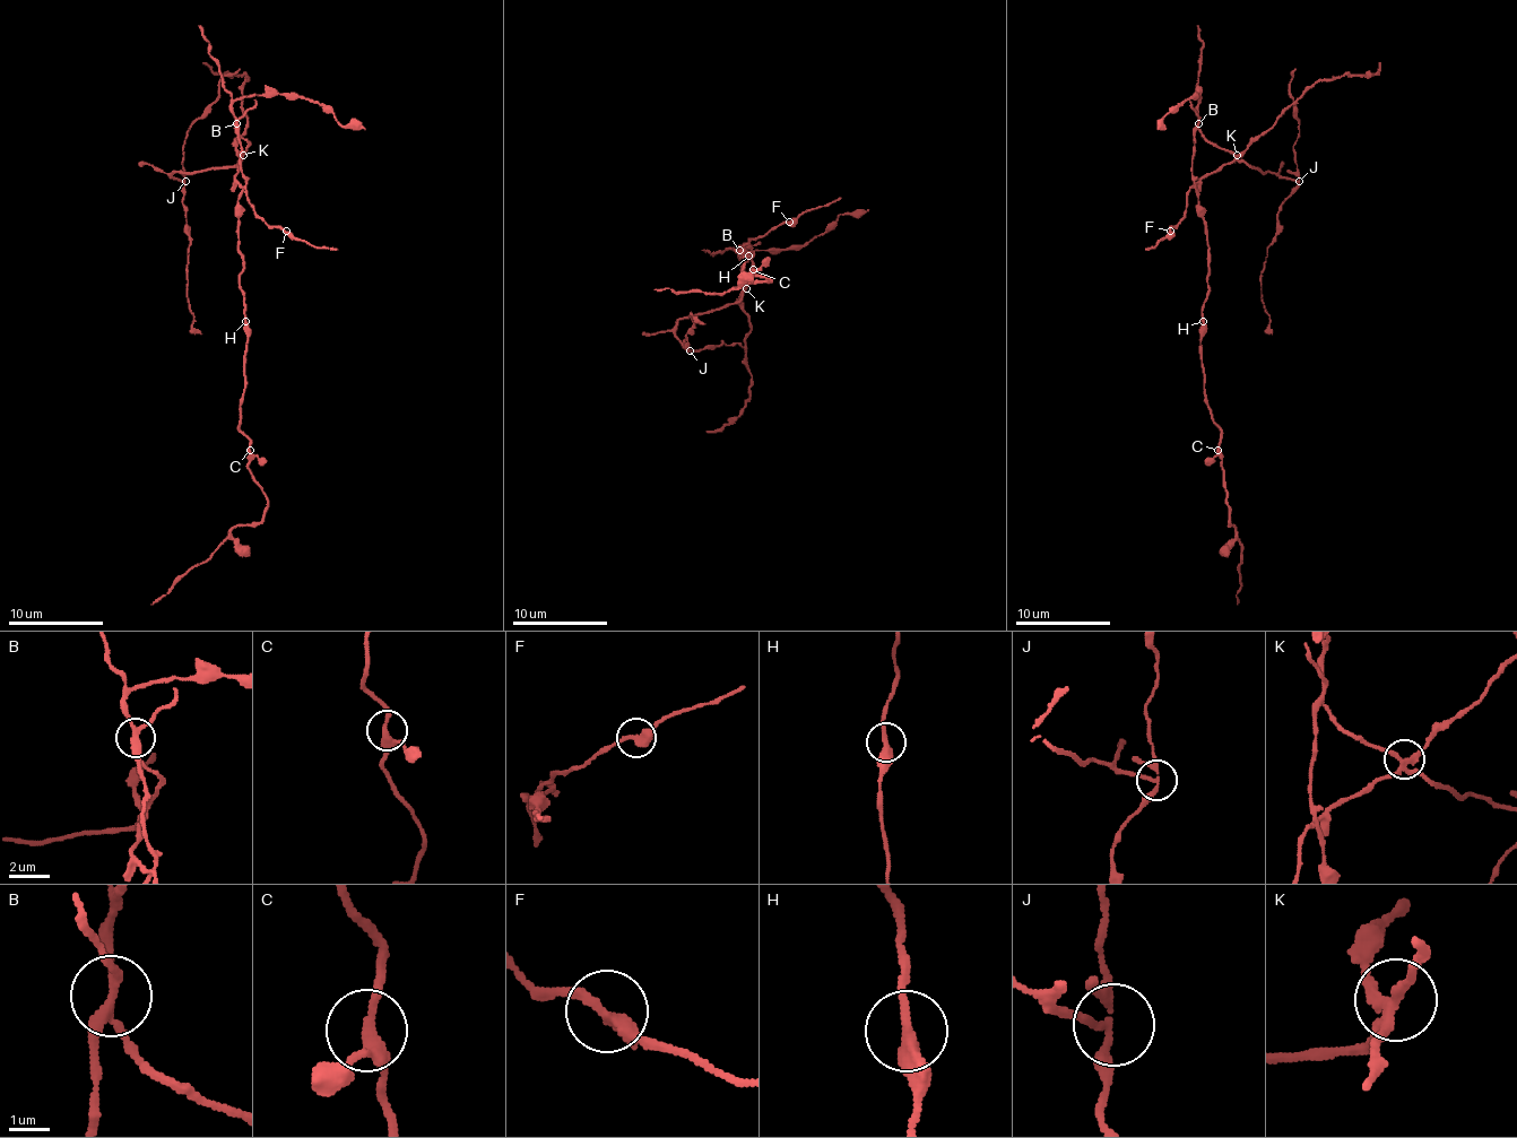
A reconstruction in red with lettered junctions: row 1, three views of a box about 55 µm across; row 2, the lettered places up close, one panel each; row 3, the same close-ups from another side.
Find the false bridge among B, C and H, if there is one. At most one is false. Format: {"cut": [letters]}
{"cut": ["B"]}

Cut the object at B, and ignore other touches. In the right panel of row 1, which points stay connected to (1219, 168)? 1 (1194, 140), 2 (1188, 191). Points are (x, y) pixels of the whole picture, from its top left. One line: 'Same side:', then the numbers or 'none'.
Same side: 2

